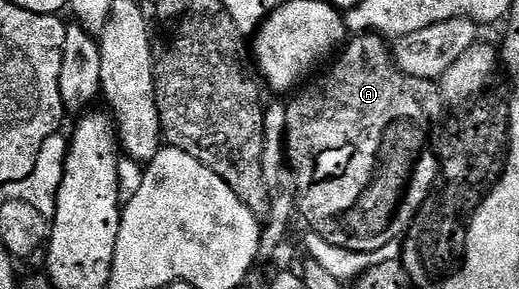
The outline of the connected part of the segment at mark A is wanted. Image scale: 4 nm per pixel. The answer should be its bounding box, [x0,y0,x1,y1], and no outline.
[286,33,446,251]

